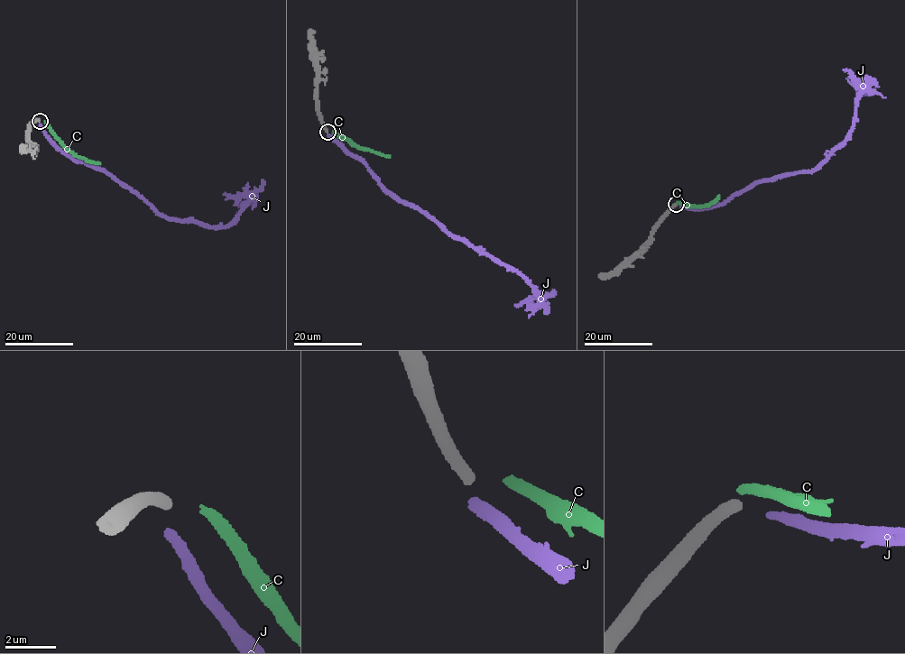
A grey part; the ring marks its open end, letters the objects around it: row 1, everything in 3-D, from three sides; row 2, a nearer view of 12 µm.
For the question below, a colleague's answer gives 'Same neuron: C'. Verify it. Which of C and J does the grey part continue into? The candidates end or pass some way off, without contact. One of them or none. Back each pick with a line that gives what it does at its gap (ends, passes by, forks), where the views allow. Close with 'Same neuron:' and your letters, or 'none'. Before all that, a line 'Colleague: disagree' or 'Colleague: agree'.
Colleague: agree
C: it ends there
Same neuron: C

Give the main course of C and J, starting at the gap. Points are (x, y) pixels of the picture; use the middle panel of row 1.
C: (332, 133), (356, 145), (390, 157)
J: (327, 134), (400, 199), (455, 237), (464, 238), (512, 267), (541, 299), (527, 298), (513, 305)

